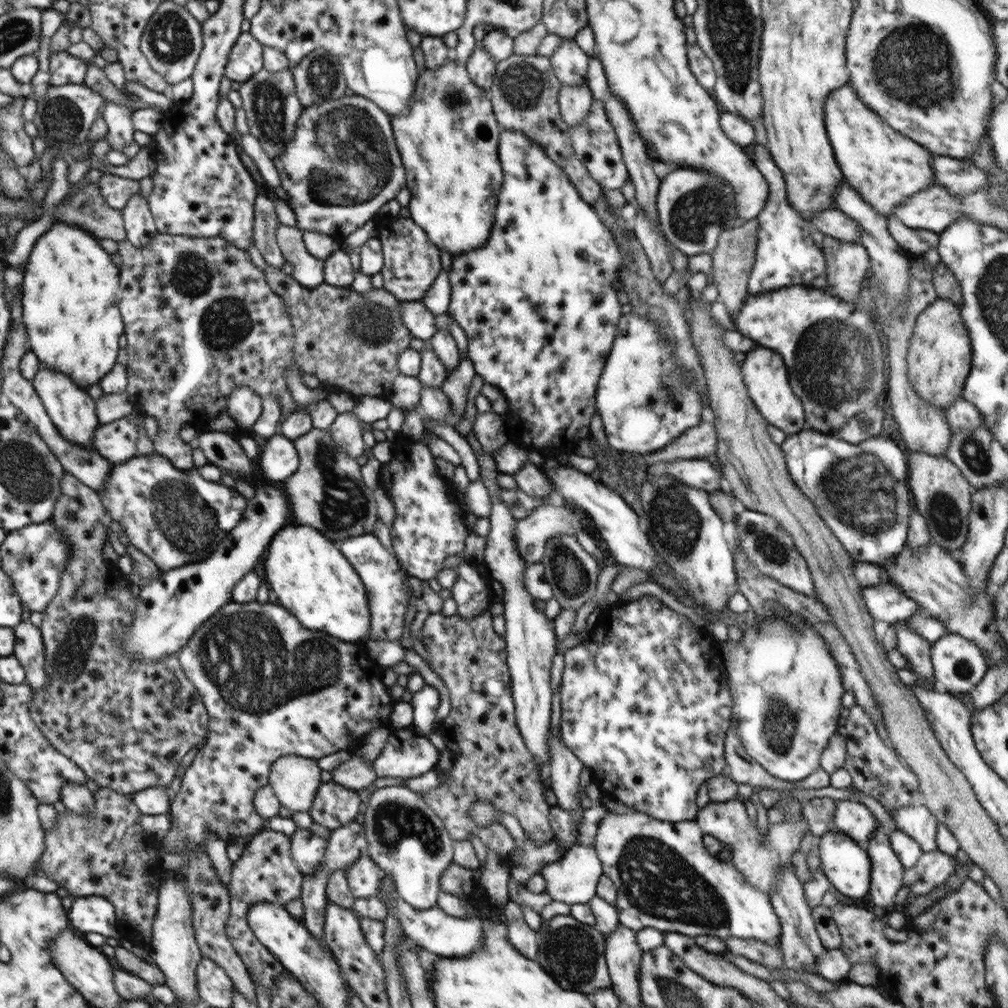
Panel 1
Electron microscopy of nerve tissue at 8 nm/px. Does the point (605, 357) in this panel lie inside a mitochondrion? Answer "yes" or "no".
no

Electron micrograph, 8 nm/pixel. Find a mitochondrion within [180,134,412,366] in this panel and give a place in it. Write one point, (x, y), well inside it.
(370, 324)

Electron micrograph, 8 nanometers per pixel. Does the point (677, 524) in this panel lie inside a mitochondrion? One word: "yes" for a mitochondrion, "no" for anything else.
yes

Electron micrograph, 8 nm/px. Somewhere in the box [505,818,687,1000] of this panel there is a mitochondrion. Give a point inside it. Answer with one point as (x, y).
(570, 953)

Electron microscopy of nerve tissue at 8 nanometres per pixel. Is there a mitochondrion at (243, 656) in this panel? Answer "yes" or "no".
yes

